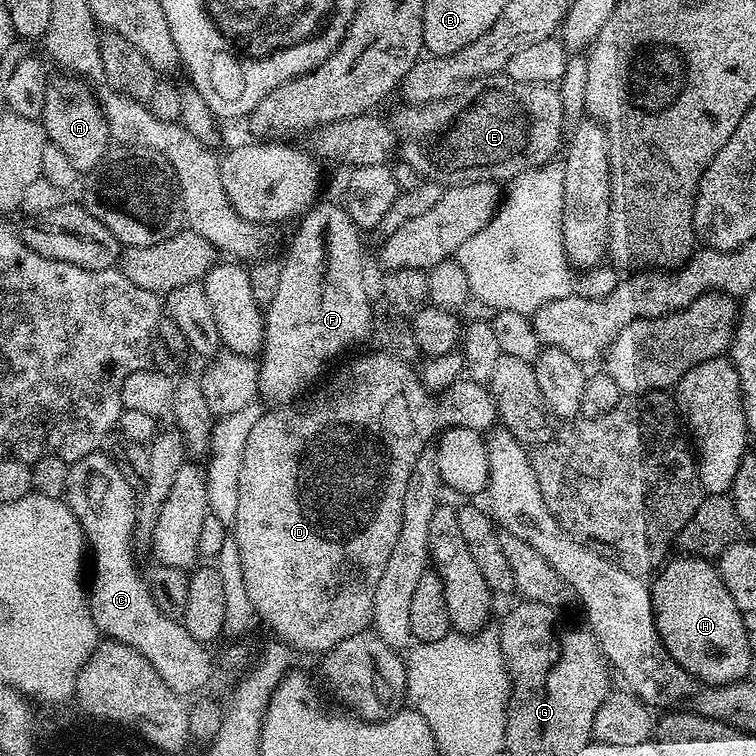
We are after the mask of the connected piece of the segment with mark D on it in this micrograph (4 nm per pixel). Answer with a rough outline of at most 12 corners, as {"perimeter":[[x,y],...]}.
{"perimeter":[[371,354],[242,453],[253,613],[323,654],[371,625],[414,462],[497,423]]}

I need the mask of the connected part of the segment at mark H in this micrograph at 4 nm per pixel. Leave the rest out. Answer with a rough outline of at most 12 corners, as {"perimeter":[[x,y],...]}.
{"perimeter":[[709,561],[665,563],[651,585],[664,647],[705,685],[754,660]]}

